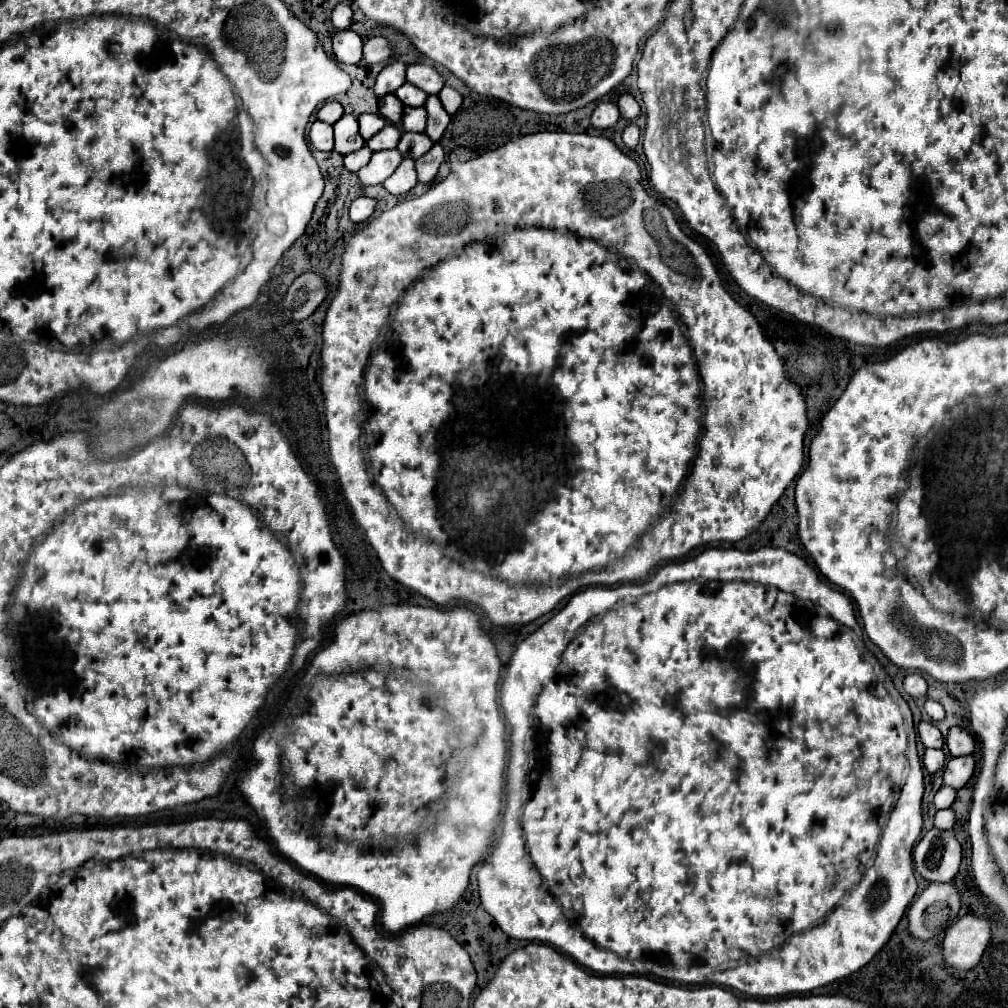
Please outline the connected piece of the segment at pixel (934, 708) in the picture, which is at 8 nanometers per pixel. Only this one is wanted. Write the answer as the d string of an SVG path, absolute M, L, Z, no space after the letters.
M926 700L924 710L926 710L926 714L930 716L932 722L938 722L938 720L944 718L944 708L942 708L942 704L938 704L938 702L934 702L934 700Z

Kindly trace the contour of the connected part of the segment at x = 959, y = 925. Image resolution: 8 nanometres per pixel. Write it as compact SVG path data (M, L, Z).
M978 914L958 918L944 936L944 960L948 966L970 970L974 968L990 942L990 920Z

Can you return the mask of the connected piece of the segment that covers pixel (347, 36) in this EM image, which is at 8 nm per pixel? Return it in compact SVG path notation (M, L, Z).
M352 30L336 32L332 38L334 54L340 64L358 64L362 60L362 38Z

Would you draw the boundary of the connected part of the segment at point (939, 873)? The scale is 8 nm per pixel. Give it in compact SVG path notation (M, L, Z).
M932 828L914 848L914 866L928 882L950 882L958 874L962 846L952 830Z

